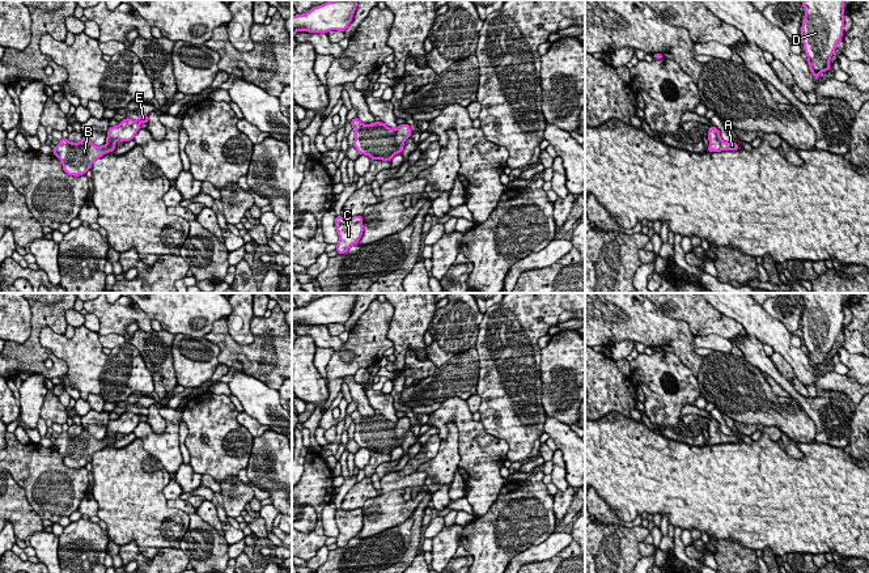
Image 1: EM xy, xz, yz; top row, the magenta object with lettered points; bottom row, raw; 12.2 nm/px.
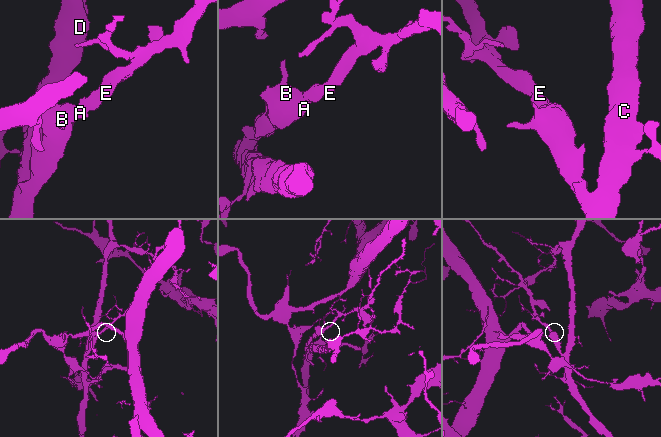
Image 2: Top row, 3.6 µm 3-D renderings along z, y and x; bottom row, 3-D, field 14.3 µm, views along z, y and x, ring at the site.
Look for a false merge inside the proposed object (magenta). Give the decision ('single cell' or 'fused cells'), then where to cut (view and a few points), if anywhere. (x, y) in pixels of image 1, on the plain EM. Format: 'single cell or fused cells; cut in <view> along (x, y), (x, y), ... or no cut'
single cell; no cut

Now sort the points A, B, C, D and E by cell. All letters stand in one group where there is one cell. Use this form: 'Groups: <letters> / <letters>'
Groups: A B C D E

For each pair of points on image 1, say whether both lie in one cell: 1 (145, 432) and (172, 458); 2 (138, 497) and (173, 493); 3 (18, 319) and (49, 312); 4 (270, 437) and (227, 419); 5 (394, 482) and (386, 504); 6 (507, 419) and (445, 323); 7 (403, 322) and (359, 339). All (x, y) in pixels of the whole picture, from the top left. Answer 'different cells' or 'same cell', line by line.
1: same cell
2: different cells
3: different cells
4: different cells
5: different cells
6: different cells
7: different cells

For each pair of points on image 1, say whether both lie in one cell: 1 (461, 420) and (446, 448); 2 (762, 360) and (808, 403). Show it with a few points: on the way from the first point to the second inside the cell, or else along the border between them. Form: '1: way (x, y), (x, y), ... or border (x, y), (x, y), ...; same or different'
1: border (449, 420), (457, 429), (457, 451), (461, 458); different
2: way (772, 372), (796, 395); same

